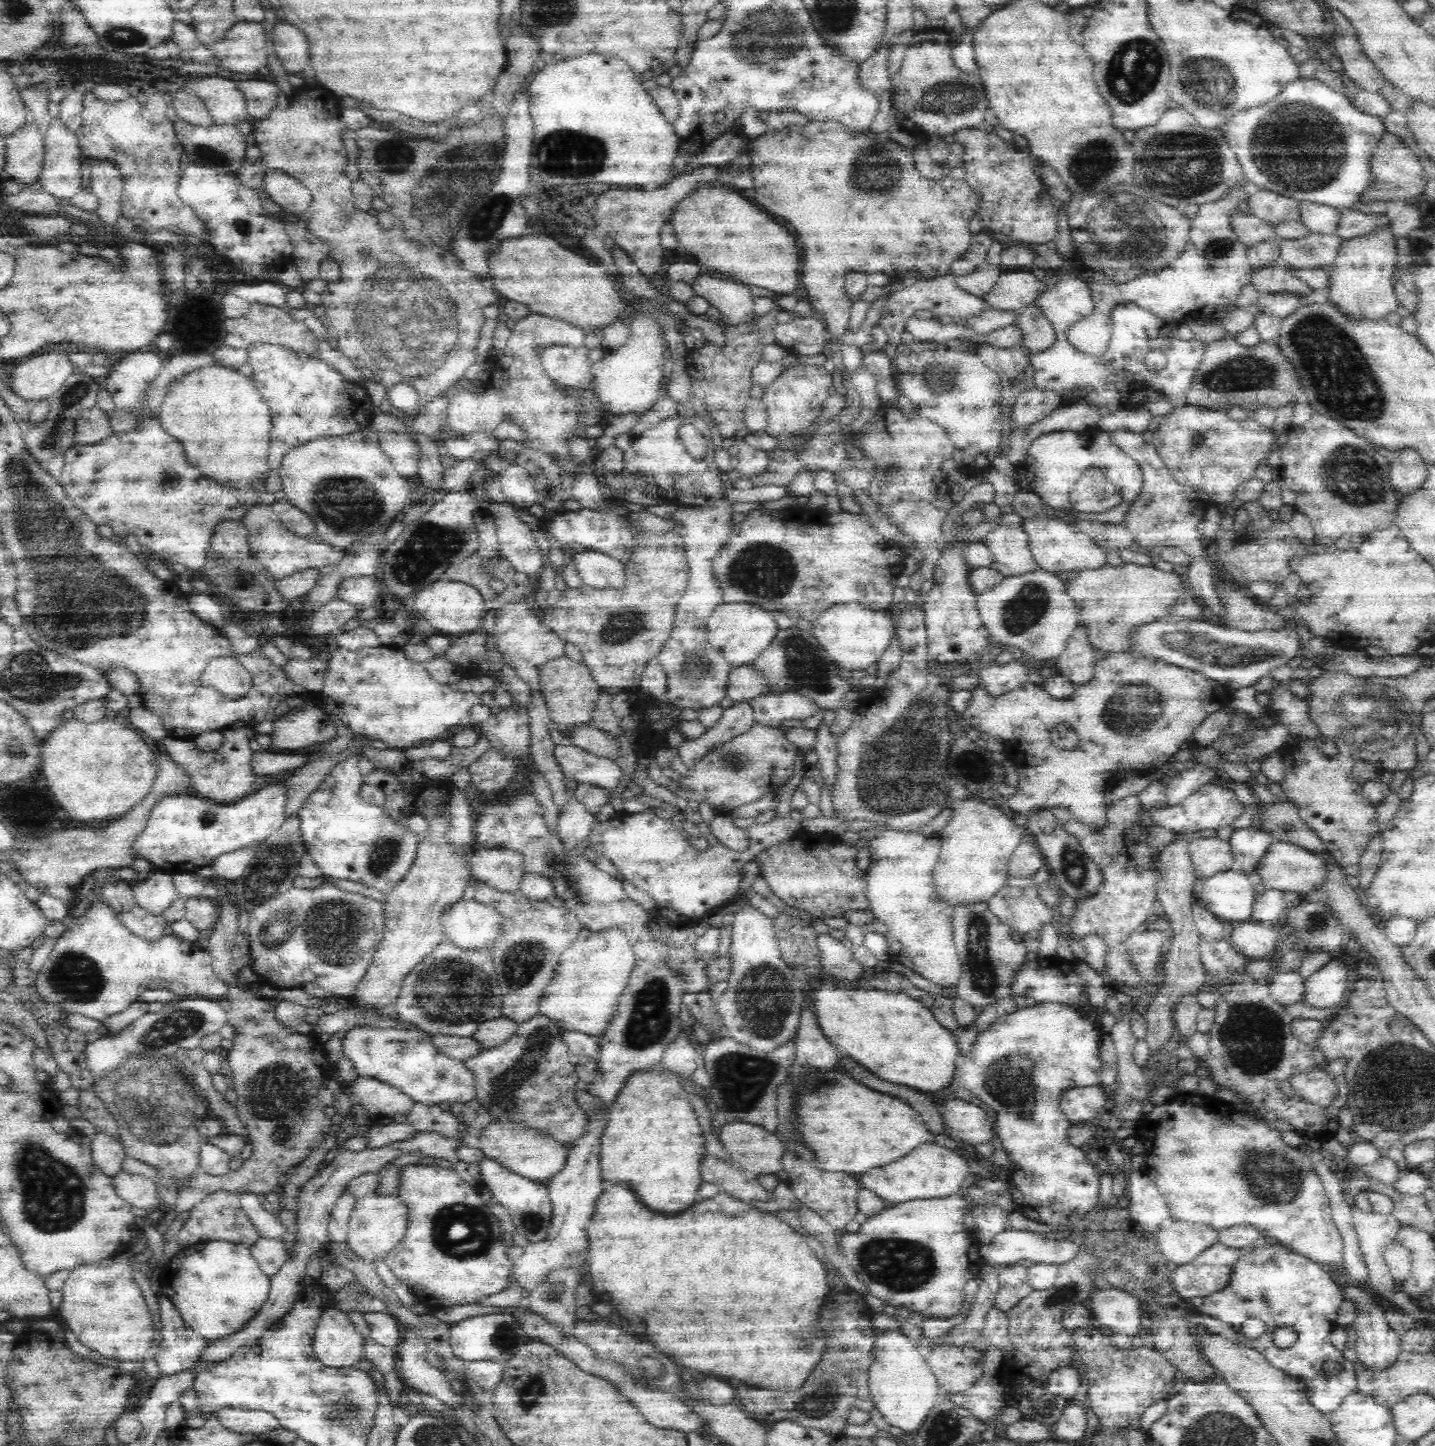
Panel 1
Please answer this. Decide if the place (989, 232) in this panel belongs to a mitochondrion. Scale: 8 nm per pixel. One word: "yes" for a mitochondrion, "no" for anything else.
no

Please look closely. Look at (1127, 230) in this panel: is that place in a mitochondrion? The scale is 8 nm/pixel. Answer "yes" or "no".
yes

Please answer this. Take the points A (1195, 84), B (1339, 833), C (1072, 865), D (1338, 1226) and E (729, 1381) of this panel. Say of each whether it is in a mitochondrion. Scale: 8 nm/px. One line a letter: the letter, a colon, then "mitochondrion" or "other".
A: mitochondrion
B: other
C: mitochondrion
D: other
E: other

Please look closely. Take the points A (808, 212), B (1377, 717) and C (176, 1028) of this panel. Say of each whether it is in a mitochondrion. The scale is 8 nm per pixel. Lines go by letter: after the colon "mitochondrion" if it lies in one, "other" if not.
A: other
B: mitochondrion
C: mitochondrion

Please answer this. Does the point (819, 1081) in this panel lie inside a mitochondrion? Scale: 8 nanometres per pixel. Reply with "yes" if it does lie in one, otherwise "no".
yes

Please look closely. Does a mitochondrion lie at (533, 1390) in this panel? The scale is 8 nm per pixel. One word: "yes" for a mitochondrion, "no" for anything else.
yes

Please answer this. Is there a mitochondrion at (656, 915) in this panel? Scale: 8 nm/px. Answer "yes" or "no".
no

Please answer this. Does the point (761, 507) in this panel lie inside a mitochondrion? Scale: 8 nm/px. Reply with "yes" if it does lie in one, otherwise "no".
no

